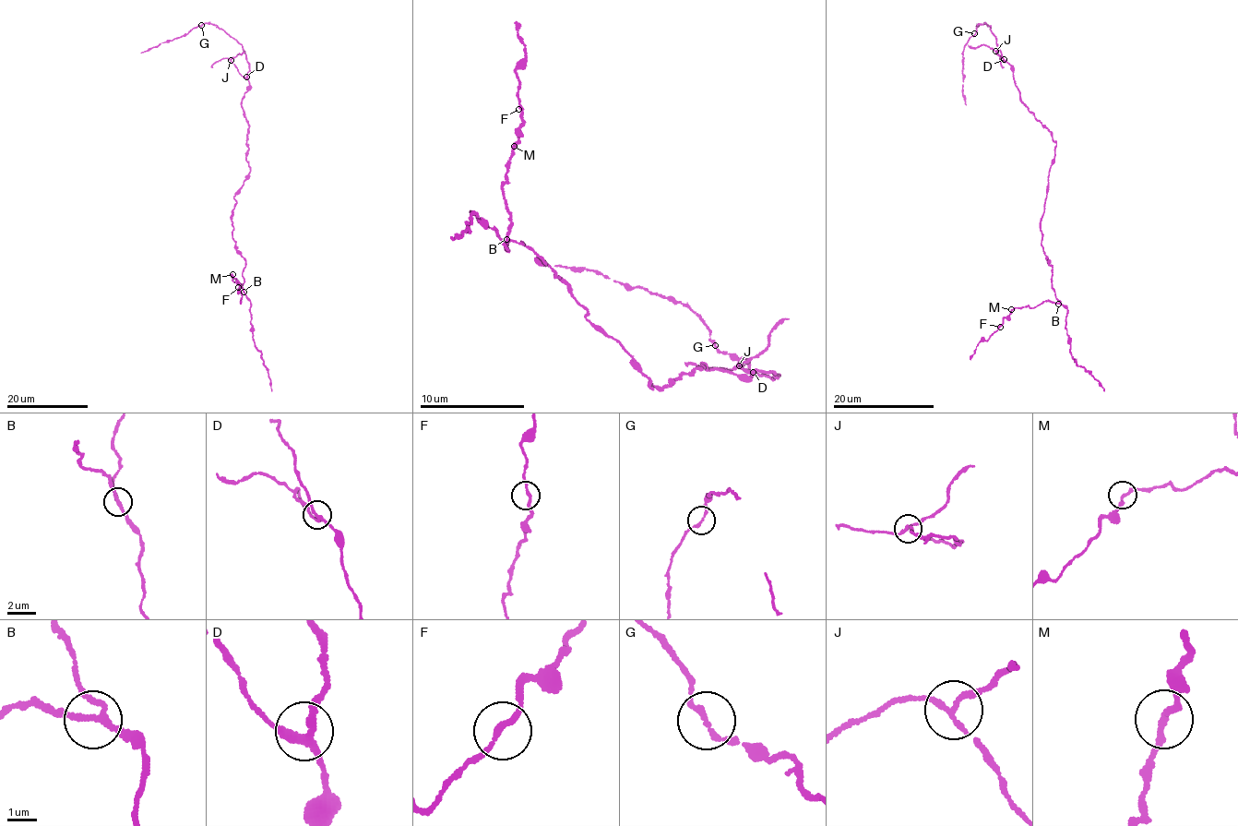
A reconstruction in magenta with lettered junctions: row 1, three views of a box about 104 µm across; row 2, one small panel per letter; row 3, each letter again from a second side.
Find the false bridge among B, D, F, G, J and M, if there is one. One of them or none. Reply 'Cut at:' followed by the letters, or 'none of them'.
Cut at: J

